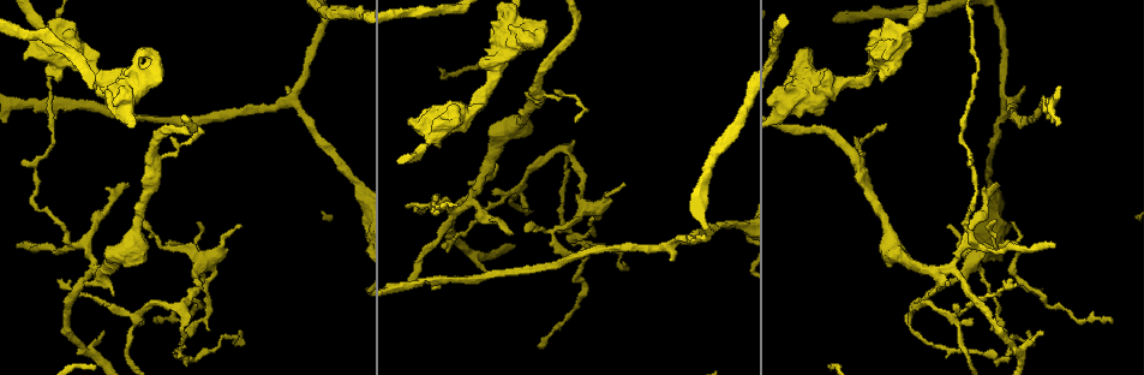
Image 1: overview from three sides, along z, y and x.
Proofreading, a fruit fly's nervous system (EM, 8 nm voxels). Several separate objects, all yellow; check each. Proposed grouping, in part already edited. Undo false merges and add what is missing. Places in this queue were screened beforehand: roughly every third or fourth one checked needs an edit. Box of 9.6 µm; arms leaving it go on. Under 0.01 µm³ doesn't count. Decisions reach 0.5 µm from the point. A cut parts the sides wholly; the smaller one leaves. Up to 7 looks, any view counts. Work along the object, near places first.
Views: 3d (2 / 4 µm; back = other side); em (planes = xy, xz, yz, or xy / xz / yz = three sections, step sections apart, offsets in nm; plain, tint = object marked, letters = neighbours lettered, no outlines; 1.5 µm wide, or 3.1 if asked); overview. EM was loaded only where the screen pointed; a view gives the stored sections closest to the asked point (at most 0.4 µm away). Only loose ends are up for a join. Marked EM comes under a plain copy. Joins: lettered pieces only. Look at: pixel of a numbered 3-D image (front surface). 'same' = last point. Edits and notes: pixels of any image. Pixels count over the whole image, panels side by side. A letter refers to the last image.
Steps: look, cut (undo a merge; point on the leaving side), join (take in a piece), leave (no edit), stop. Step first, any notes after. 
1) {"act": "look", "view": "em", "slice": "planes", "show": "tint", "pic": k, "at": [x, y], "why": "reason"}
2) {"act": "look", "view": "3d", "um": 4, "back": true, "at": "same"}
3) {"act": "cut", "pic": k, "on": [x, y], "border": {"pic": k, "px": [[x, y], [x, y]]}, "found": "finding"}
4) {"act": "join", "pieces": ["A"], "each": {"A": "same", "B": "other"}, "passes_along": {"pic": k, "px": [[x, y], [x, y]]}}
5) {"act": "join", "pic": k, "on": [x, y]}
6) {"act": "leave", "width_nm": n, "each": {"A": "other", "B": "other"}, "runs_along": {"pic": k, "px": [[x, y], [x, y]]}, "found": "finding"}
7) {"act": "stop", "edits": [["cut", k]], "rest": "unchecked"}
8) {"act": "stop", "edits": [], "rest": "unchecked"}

{"act": "look", "view": "em", "slice": "planes", "show": "letters", "pic": 1, "at": [17, 246], "why": "free end"}

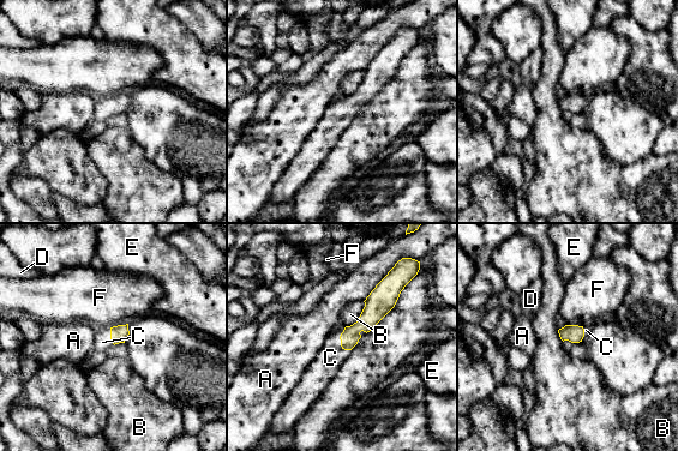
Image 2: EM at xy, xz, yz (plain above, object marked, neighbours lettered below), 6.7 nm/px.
{"act": "join", "pic": 2, "on": [330, 358], "each": {"A": "other", "B": "other", "C": "same", "D": "other", "E": "other", "F": "other"}, "passes_along": {"pic": 2, "px": [[370, 317], [341, 341], [330, 358]]}, "found": "the cell continues"}

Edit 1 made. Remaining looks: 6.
{"act": "look", "view": "overview", "why": "redraw"}

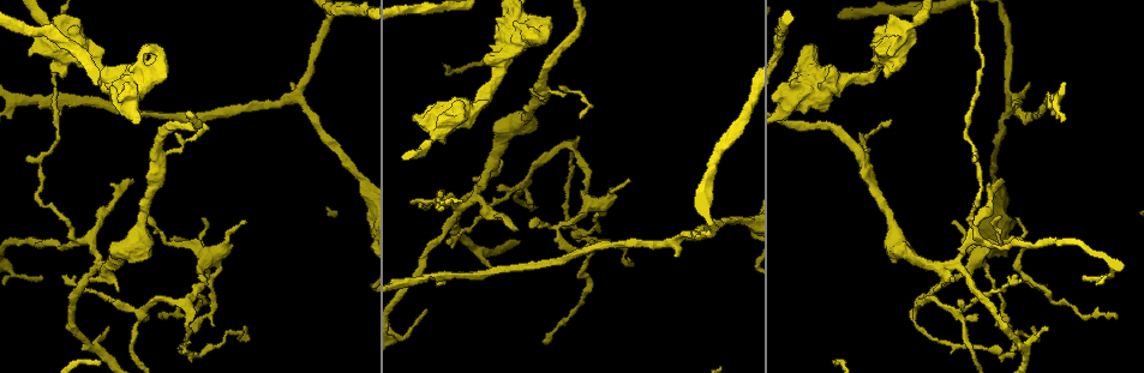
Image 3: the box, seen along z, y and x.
{"act": "look", "view": "3d", "um": 4, "pic": 3, "at": [1117, 317], "why": "end of a long branch"}

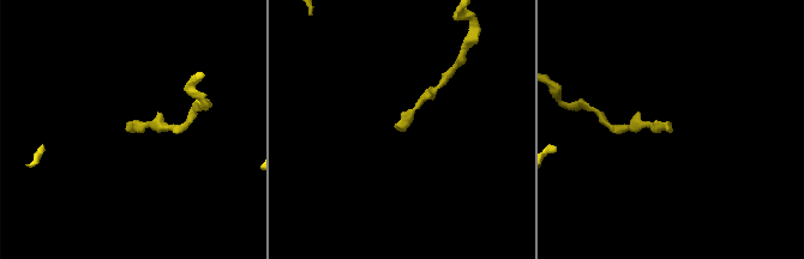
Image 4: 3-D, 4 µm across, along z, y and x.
{"act": "look", "view": "em", "slice": "planes", "show": "letters", "pic": 4, "at": [134, 131]}

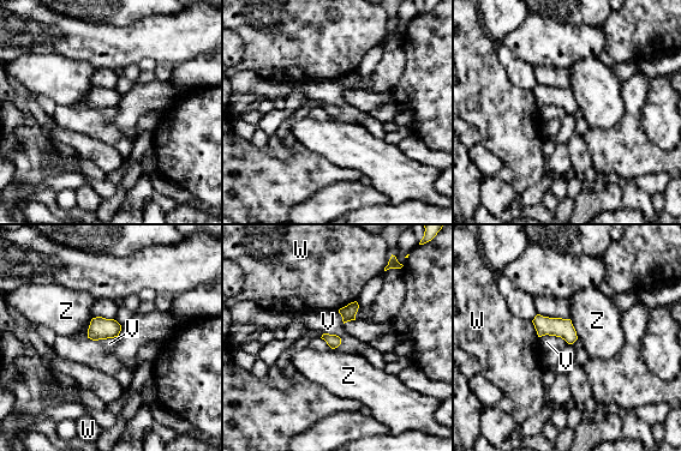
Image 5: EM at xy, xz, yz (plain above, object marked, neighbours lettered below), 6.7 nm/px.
{"act": "leave", "width_nm": 90, "each": {"V": "other", "W": "other", "Z": "other"}, "border": {"pic": 5, "px": [[323, 332], [336, 335], [341, 343]]}, "found": "none of them fits"}

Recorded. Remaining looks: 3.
{"act": "look", "view": "em", "slice": "xz", "step": 8, "show": "tint", "pic": 3, "at": [530, 226], "why": "free end"}

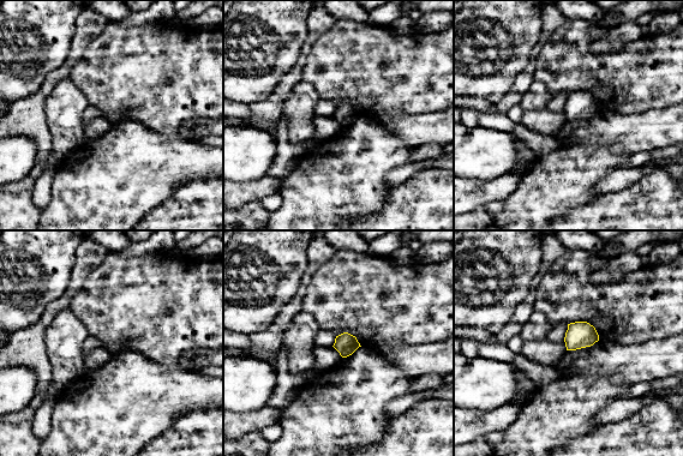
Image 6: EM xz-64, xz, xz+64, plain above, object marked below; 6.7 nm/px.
{"act": "look", "view": "em", "slice": "planes", "show": "letters", "at": "same", "why": "another direction"}

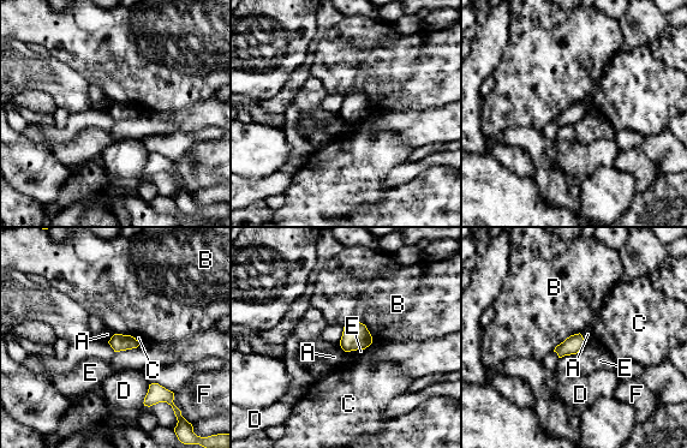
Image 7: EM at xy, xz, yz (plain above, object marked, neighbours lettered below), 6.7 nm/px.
{"act": "leave", "longest_contact_nm": ["B", 220], "each": {"A": "other", "B": "other", "C": "other", "D": "other", "E": "other", "F": "other"}, "found": "no lettered piece goes on from it"}

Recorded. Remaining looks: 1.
{"act": "stop", "edits": [["join", 2]], "rest": "unchecked"}

